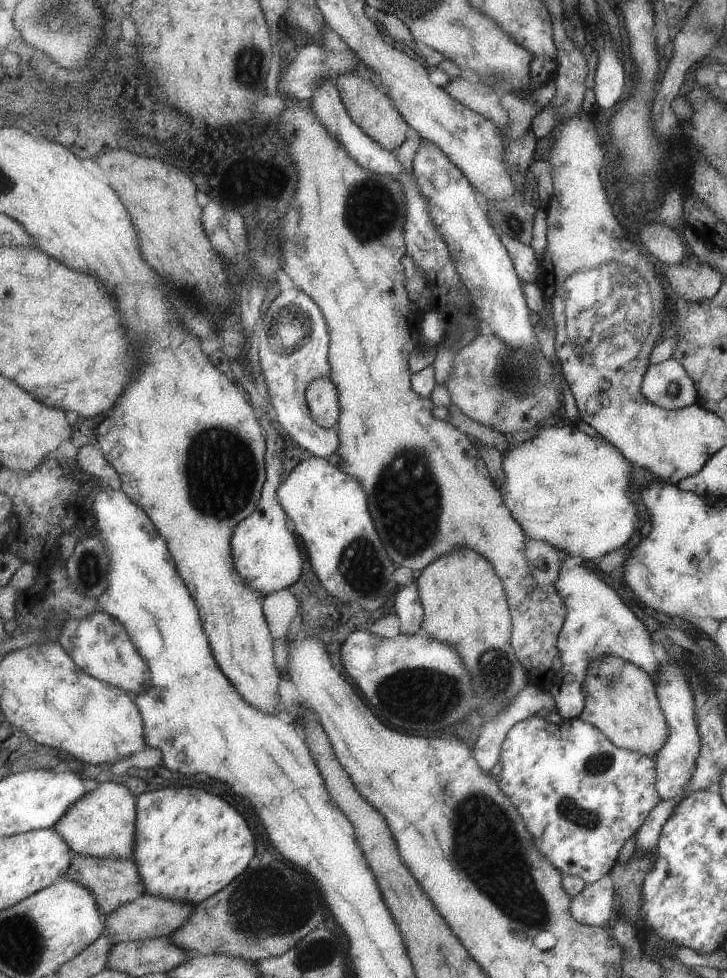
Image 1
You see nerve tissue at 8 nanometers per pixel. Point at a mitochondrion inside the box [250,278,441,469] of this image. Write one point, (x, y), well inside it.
(288, 333)

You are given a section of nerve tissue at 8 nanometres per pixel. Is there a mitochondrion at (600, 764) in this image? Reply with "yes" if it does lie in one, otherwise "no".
yes

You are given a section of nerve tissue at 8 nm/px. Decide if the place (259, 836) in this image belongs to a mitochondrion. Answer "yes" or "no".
no

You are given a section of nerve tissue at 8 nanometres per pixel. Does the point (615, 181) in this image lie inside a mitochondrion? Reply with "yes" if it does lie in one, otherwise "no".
no

